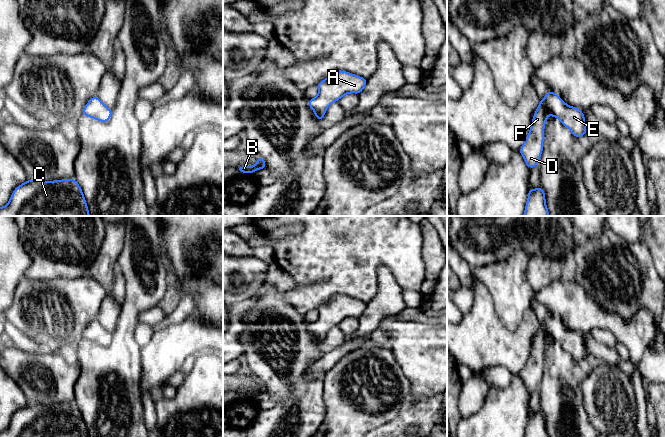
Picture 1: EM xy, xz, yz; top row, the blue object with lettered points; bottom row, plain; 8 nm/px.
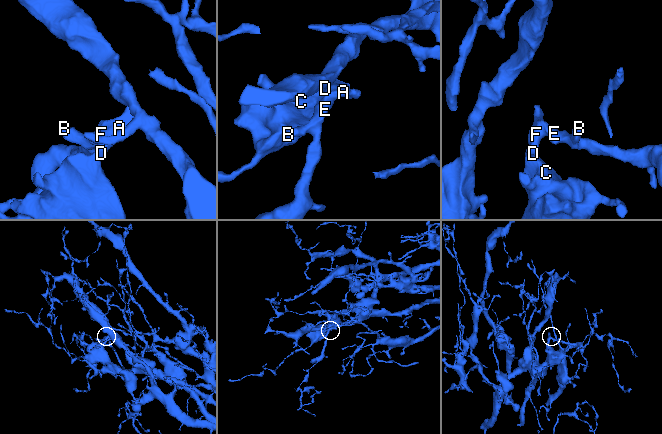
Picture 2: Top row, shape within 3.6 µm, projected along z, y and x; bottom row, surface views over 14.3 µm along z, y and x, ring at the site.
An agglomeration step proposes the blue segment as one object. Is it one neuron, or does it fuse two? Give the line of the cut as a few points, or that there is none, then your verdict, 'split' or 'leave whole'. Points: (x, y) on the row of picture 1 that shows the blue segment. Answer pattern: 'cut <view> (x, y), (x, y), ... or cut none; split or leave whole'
cut none; leave whole

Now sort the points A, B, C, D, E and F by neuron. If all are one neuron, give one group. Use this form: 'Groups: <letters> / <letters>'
Groups: A B C D E F

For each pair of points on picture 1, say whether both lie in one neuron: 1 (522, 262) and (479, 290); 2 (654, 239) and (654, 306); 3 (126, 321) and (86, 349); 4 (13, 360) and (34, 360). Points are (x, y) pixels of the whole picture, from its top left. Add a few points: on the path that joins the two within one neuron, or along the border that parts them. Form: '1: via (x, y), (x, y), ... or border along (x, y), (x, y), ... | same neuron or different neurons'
1: border along (477, 280), (484, 285), (495, 307) | different neurons
2: border along (645, 243), (654, 266) | different neurons
3: via (124, 334), (109, 350), (99, 350) | same neuron
4: via (18, 360), (29, 360) | same neuron

